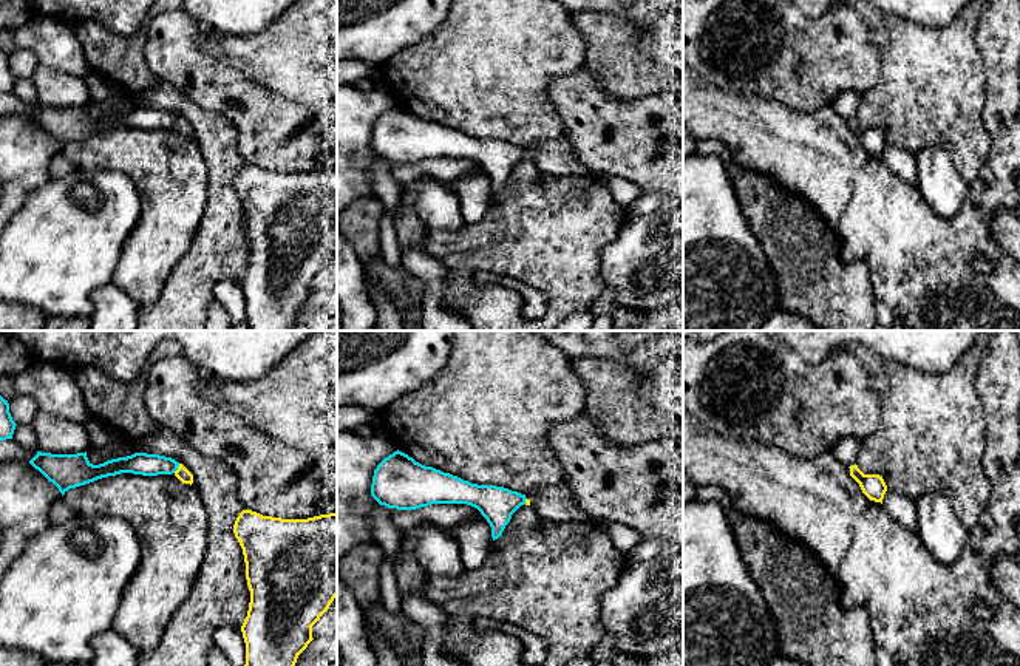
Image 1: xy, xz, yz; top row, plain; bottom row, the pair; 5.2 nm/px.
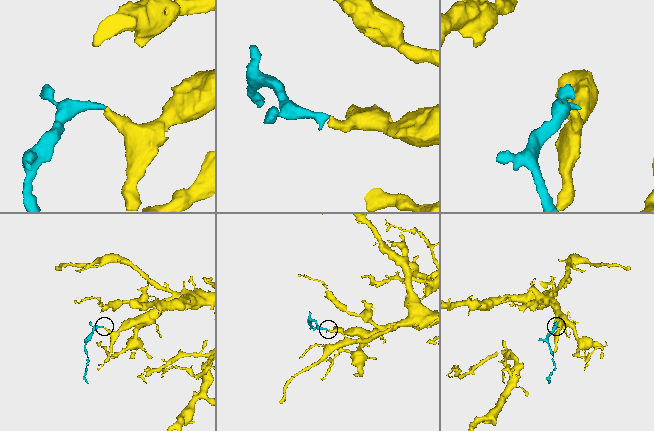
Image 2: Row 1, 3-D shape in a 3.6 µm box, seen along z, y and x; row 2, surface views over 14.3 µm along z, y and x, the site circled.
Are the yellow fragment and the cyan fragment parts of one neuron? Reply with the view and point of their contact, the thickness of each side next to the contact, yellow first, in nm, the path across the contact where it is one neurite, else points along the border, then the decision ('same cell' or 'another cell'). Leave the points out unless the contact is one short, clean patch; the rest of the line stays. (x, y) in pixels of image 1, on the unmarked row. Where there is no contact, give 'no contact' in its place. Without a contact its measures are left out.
xy (178, 122) | 70/120 nm | across xy (181, 127), (178, 122), (144, 118) | same cell

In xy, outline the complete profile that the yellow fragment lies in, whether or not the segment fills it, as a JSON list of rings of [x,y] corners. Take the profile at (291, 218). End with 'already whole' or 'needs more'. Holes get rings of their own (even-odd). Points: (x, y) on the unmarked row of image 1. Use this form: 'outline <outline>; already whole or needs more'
outline [[[243,164],[233,179],[250,244],[241,280],[249,331],[292,331],[298,309],[312,292],[312,280],[337,250],[337,167],[281,173]]]; already whole

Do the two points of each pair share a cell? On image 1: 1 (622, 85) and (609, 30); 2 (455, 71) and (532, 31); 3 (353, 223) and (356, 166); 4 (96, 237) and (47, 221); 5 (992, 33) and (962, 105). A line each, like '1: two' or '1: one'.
1: one
2: one
3: two
4: one
5: two

